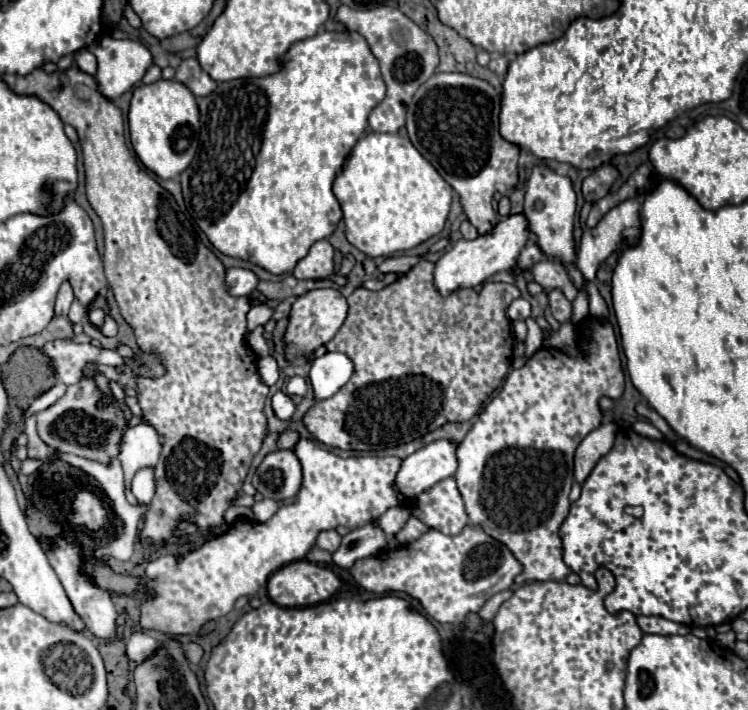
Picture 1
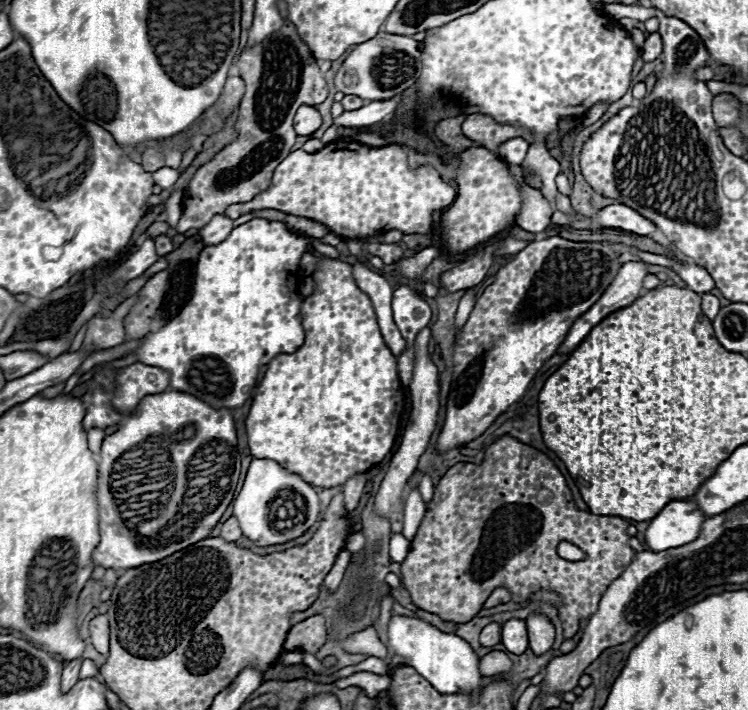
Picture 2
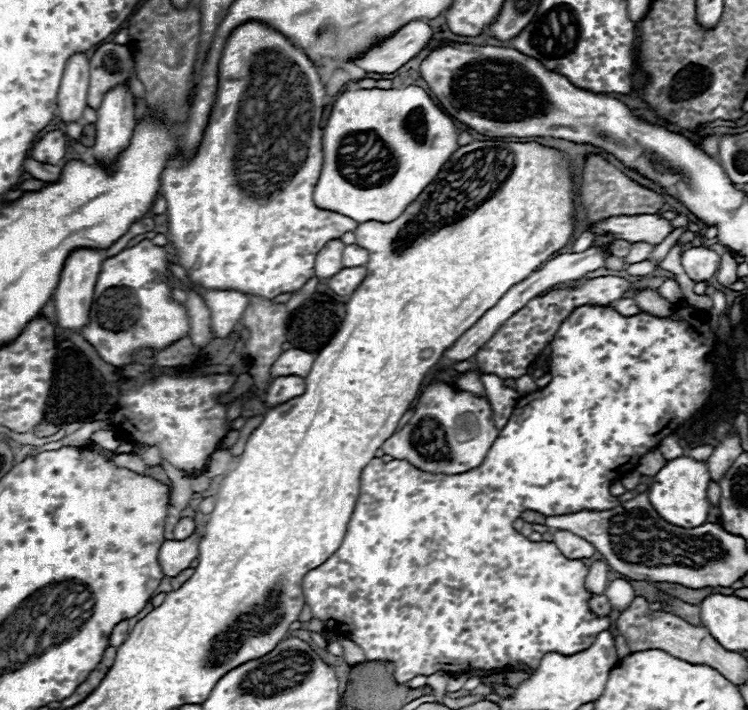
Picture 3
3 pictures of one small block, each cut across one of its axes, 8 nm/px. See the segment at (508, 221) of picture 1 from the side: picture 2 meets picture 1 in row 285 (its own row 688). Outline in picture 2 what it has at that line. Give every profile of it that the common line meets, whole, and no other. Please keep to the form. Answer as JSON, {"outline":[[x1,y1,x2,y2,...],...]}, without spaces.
{"outline":[[392,616,388,622,388,660,392,654,398,654,406,660,408,666,416,668,420,676,424,676,440,694,474,694,482,686,482,674,478,670,478,656,470,648,468,642,454,634,444,634,432,624,406,618]]}

